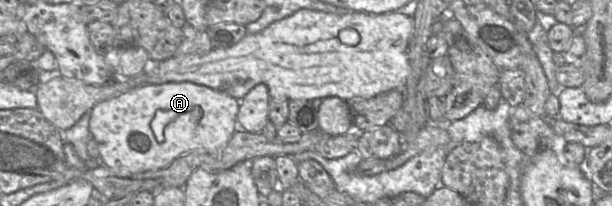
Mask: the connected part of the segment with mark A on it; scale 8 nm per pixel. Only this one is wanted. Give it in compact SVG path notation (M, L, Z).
M170 82L135 87L118 97L97 103L90 111L89 131L98 145L99 163L103 163L113 175L129 177L168 167L173 160L189 151L221 154L235 132L238 103L234 97L206 86Z

